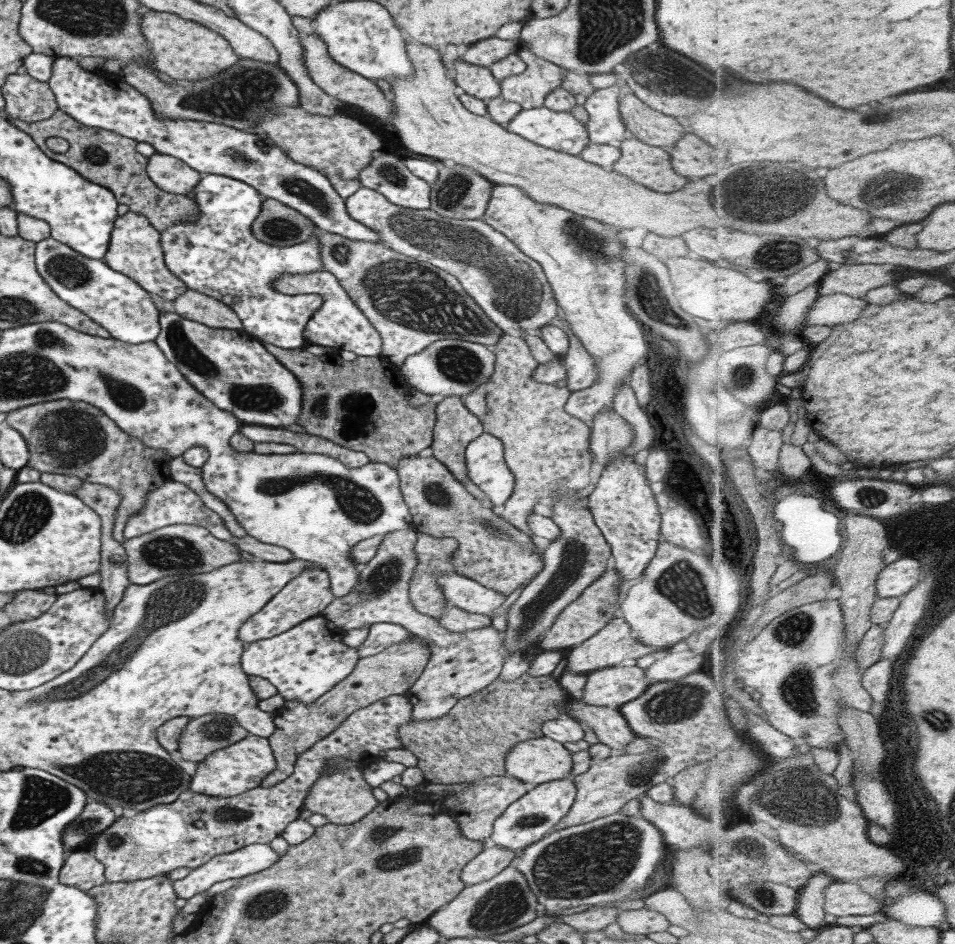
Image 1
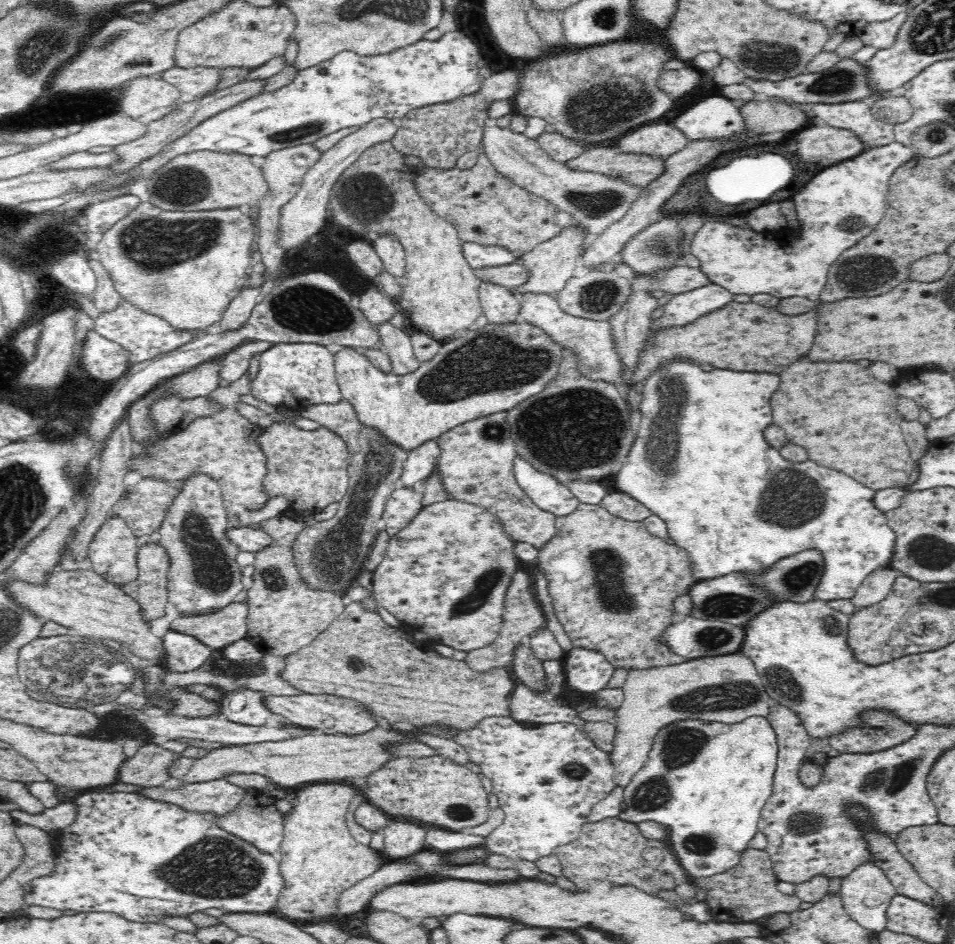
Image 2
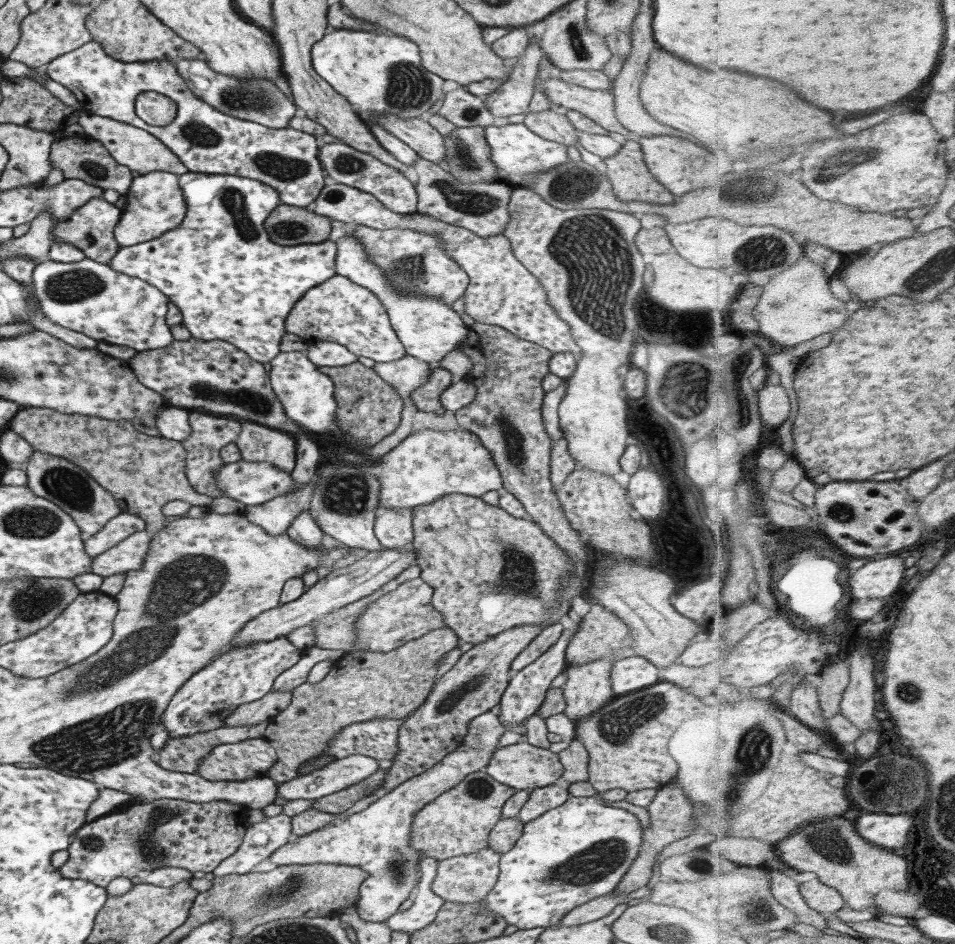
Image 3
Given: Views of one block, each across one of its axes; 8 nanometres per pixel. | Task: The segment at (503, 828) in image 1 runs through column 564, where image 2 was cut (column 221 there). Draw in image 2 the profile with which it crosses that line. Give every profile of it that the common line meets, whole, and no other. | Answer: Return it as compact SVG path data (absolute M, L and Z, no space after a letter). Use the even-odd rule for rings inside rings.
M224 778L203 783L185 783L176 789L164 788L163 785L144 787L139 793L154 800L177 804L186 810L213 812L222 816L238 806L244 789L230 784Z

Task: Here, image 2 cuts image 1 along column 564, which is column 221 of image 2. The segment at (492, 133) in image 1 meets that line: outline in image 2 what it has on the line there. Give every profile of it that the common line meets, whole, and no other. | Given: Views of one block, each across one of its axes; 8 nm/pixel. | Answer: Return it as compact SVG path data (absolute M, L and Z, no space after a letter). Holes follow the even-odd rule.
M202 151L175 156L160 166L151 180L149 198L153 205L170 211L234 210L244 205L256 208L268 187L263 170L252 164L251 156Z

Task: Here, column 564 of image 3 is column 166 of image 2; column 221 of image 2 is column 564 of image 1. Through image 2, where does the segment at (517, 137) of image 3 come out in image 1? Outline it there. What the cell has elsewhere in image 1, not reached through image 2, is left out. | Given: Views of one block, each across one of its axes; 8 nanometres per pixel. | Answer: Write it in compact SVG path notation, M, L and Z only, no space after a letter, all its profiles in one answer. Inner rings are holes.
M543 106L533 109L521 109L514 118L509 120L505 130L517 134L525 141L533 142L542 148L570 155L579 155L581 150L584 150L585 146L589 144L586 126L573 118L571 112L551 111Z

